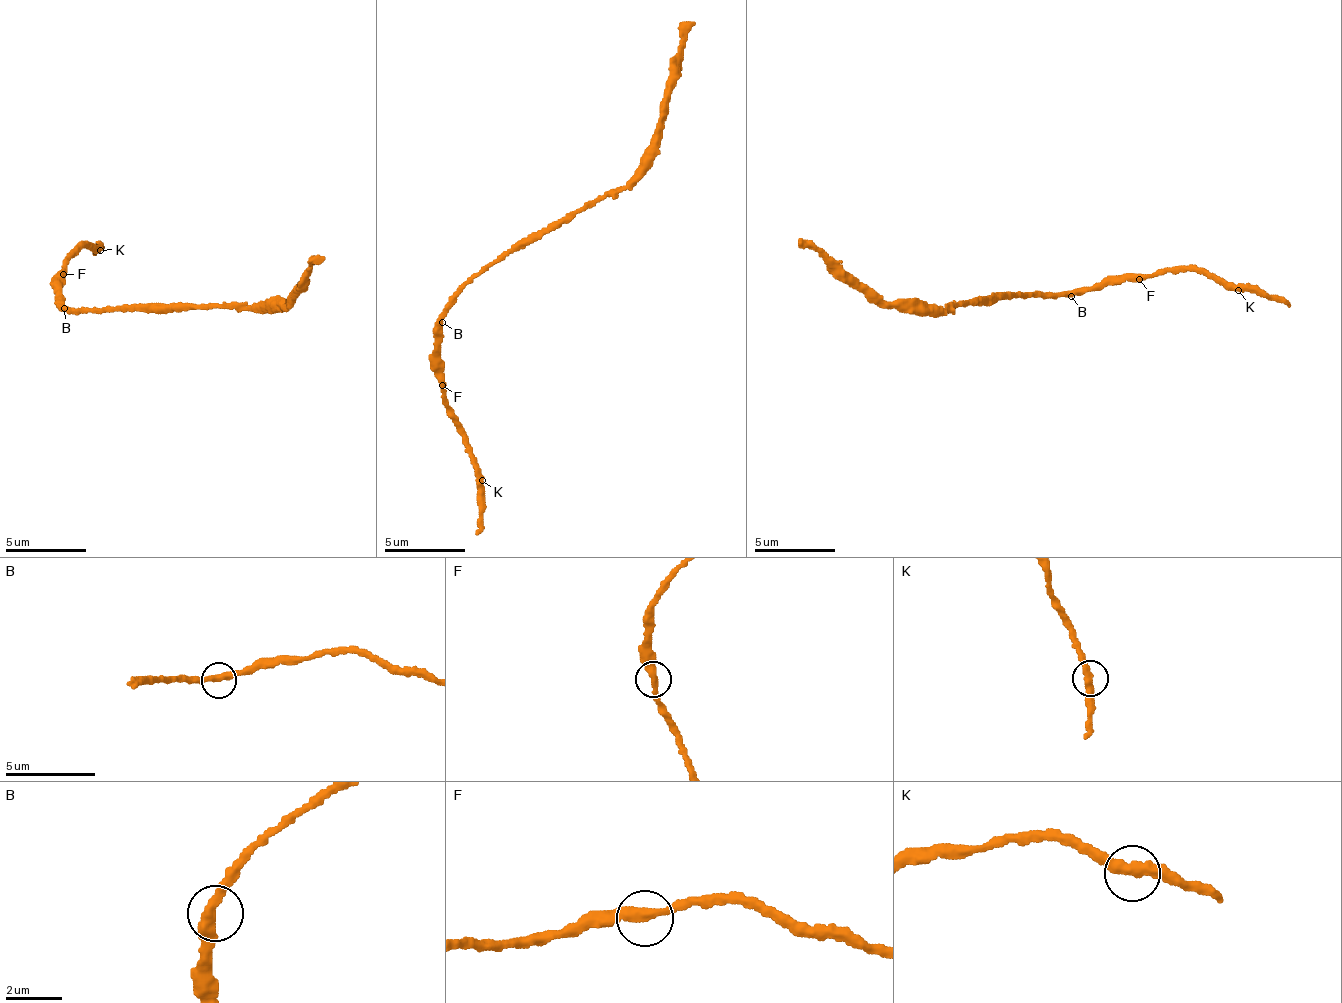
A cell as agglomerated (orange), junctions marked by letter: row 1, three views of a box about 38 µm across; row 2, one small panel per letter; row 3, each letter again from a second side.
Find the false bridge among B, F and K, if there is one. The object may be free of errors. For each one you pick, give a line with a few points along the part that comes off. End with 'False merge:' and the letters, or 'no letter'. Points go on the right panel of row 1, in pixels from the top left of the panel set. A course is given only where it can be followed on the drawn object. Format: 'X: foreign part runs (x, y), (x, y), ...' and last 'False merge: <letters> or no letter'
False merge: no letter

